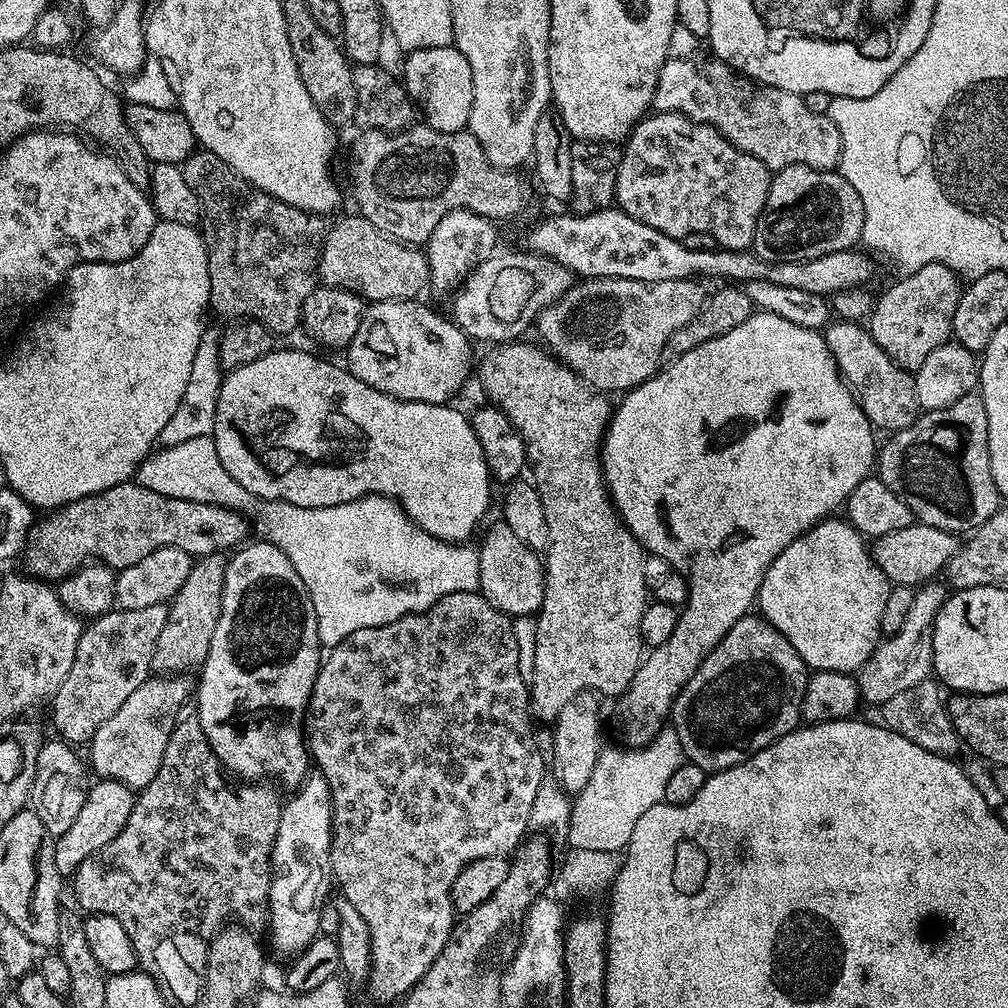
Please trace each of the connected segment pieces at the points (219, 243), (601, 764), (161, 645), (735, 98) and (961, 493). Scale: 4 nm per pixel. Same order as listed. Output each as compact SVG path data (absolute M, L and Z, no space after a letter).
M197 150L191 156L187 156L183 162L184 177L190 186L190 190L194 190L194 194L198 194L200 206L202 209L203 219L208 220L208 224L212 228L203 229L202 235L204 244L208 248L208 273L210 274L210 298L208 299L211 311L217 312L224 319L224 322L239 322L242 320L256 320L260 324L265 324L273 334L280 332L292 332L295 328L301 327L300 315L302 308L306 302L306 298L310 298L310 294L318 287L318 273L320 271L320 253L324 250L324 237L326 235L325 217L320 214L303 212L301 208L290 206L286 202L282 202L278 198L274 198L270 194L266 194L262 190L258 190L250 182L240 179L236 175L236 171L226 162L222 162L222 158L218 158L218 154Z
M671 726L661 728L649 744L640 748L619 747L601 747L598 762L590 774L590 782L586 782L581 792L575 793L572 812L568 816L566 844L569 849L624 852L630 842L630 834L634 834L638 818L642 818L650 806L663 801L667 780L686 760L682 742Z
M223 555L202 556L193 563L186 582L182 582L182 590L178 590L178 594L168 604L166 626L162 626L162 634L158 634L152 655L153 673L176 674L188 670L184 668L196 670L203 665L222 610L225 574L226 560Z
M695 54L677 60L668 59L660 67L658 86L654 90L652 108L656 112L681 112L696 122L709 124L720 131L738 150L754 154L769 170L779 170L788 164L805 164L811 168L832 170L840 163L842 138L834 122L824 114L814 114L806 108L803 95L790 90L778 90L774 86L758 84L747 76L740 75L724 60L714 54Z
M979 394L958 398L958 402L945 408L925 411L917 415L913 424L891 433L887 439L878 448L878 475L910 506L919 523L971 534L1001 507L1002 497L990 470L986 406Z

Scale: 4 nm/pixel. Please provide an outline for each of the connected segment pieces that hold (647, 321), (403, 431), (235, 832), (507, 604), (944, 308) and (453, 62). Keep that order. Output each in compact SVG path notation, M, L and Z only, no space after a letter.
M613 276L584 278L573 283L552 305L542 309L535 319L534 331L540 335L539 341L575 369L589 388L600 394L624 394L656 375L670 334L674 334L674 330L682 330L682 326L686 326L686 322L690 322L690 318L694 318L704 305L706 291L700 284L703 283L695 279L638 282Z
M280 348L267 352L262 358L254 358L254 362L246 362L246 366L231 369L223 377L217 394L216 417L211 435L218 450L218 458L222 458L222 466L250 494L260 497L261 500L281 500L290 502L294 506L317 508L318 506L338 506L342 502L354 502L363 496L379 494L390 496L404 507L404 512L418 527L426 530L439 540L457 542L468 540L472 531L480 524L480 519L488 512L488 503L492 500L494 481L488 474L486 458L482 454L482 446L478 446L478 438L472 429L472 421L467 415L463 416L458 409L448 404L427 404L413 400L396 400L392 396L374 390L374 386L366 386L347 367L331 364L312 352L303 352L300 348Z
M181 719L177 723L176 729L170 734L170 742L164 751L162 766L158 766L158 774L154 774L152 781L146 787L139 789L132 806L130 818L126 822L126 826L118 834L118 838L114 838L109 844L102 846L102 850L98 850L90 858L86 858L78 866L78 870L74 874L74 880L76 880L76 900L85 908L85 913L95 914L101 912L118 918L118 922L122 922L122 930L126 930L126 934L134 946L139 967L155 976L157 981L166 989L167 995L175 1003L177 1000L180 1004L199 1005L204 994L204 975L206 974L206 962L208 961L209 941L206 938L211 937L225 923L223 920L227 916L237 916L241 920L237 921L248 930L263 929L265 927L268 919L268 890L272 885L274 875L274 865L271 861L272 837L278 834L282 796L279 796L271 788L273 785L268 782L256 782L251 786L240 786L244 787L240 789L231 788L228 785L227 778L229 779L229 777L226 775L226 769L214 754L199 719L191 719Z
M497 522L480 544L480 595L509 618L532 616L539 613L544 597L544 562L526 542L510 530L510 526Z
M941 264L922 266L922 270L914 270L899 278L897 284L890 285L881 296L875 297L866 327L874 342L890 354L898 367L915 370L926 362L932 351L938 350L938 346L949 343L962 280Z
M454 46L447 48L423 48L403 57L402 83L415 107L424 115L423 123L439 132L462 132L470 122L470 110L474 106L474 82L470 74L470 62Z

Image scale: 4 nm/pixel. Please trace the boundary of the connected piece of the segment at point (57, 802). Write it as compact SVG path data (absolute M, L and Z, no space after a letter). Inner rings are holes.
M59 738L51 739L45 739L40 745L30 804L38 818L42 818L42 826L46 826L46 830L53 838L59 838L66 834L66 830L70 830L74 818L78 818L78 810L82 810L82 802L86 802L90 779L88 780L89 773L86 771L85 761L83 764L76 753L79 751Z

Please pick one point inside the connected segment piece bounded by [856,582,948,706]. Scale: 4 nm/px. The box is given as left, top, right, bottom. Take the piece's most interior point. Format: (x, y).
(899, 662)

